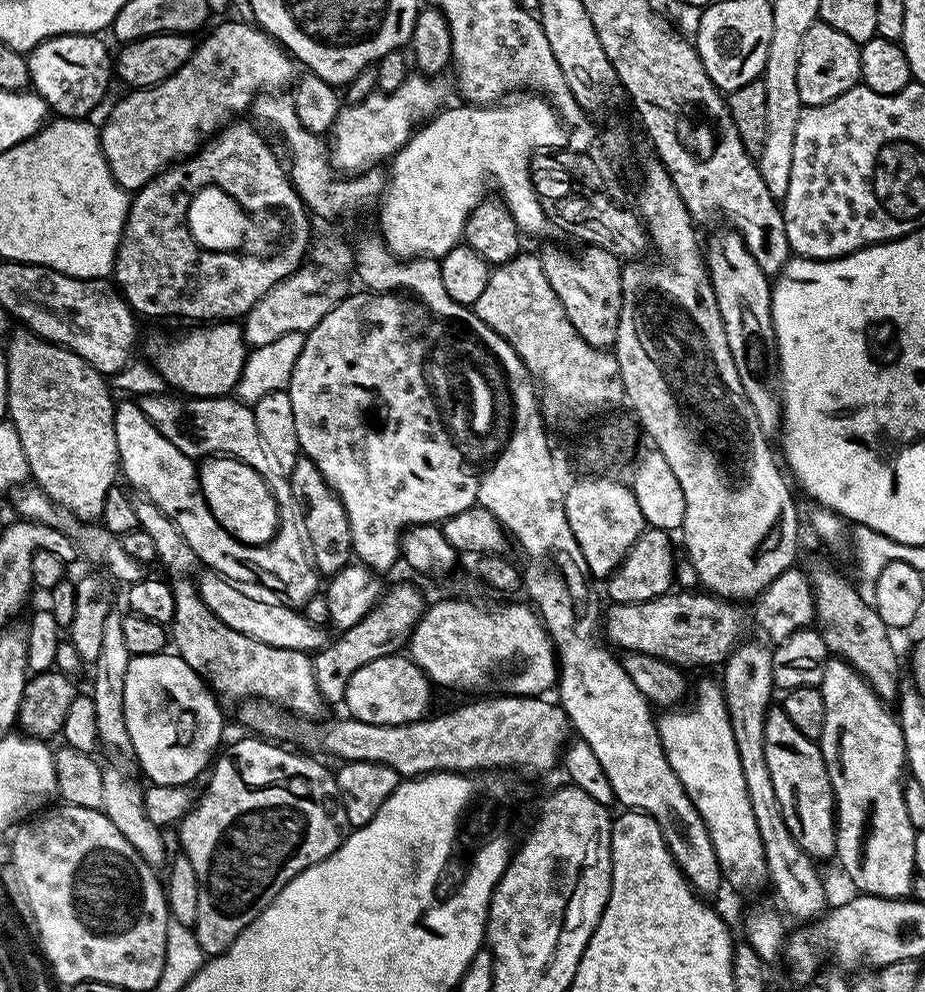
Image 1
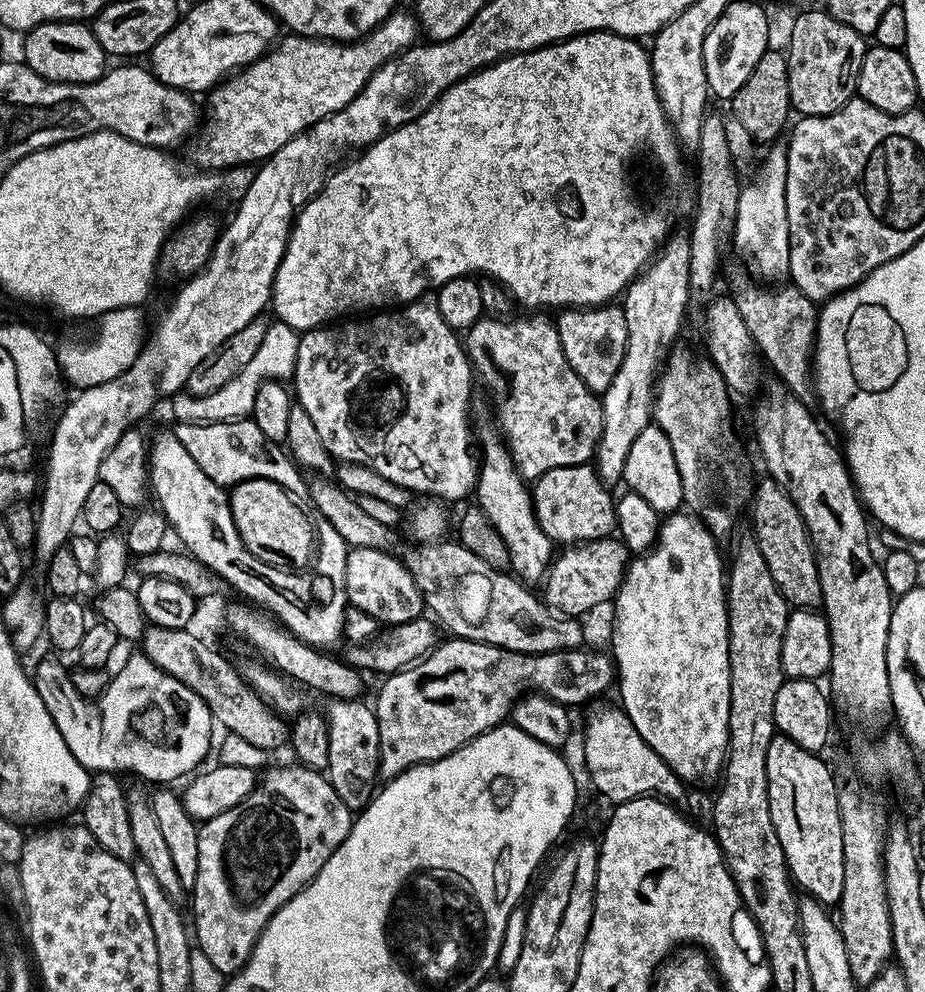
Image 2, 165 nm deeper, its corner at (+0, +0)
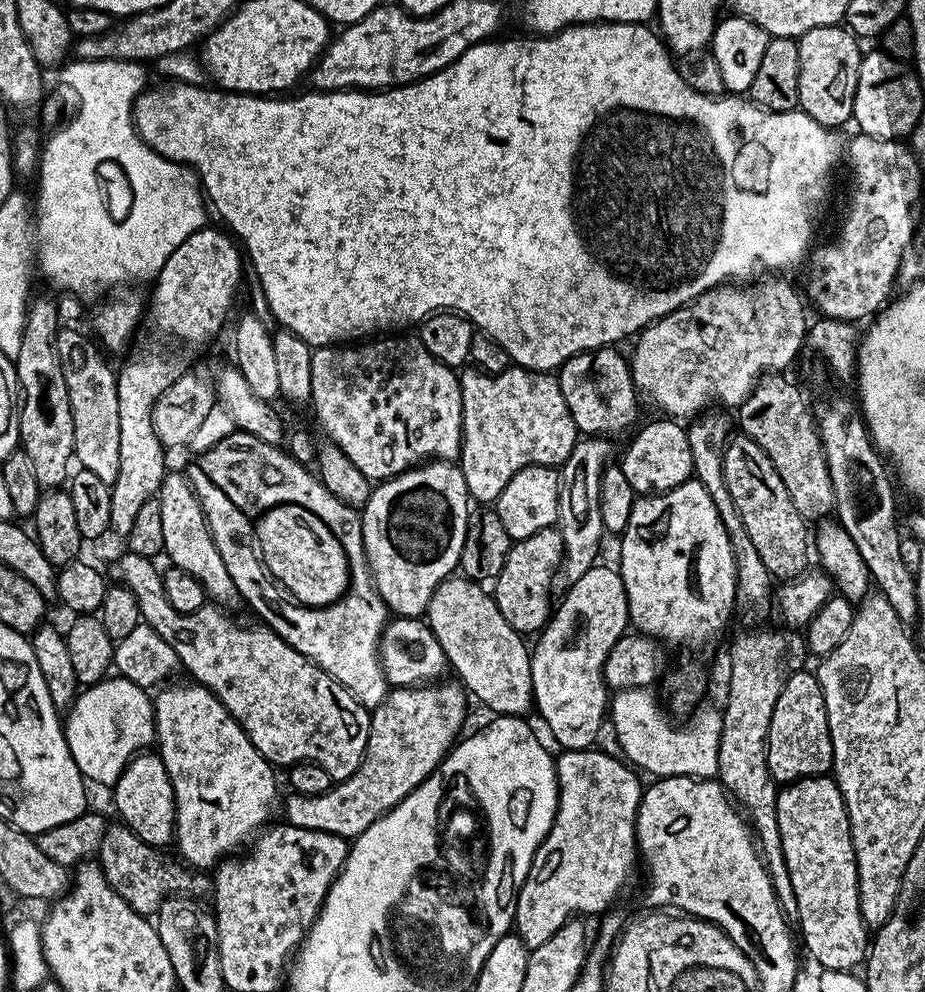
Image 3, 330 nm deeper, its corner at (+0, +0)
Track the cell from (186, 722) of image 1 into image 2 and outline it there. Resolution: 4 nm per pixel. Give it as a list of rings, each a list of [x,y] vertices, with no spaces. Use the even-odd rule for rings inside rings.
[[[143,654],[130,657],[121,666],[120,673],[111,677],[112,712],[99,708],[96,705],[99,703],[95,699],[78,694],[78,690],[74,690],[72,685],[69,669],[64,669],[56,660],[37,662],[34,683],[38,690],[38,698],[42,698],[42,703],[46,705],[46,714],[54,718],[54,726],[58,726],[58,734],[62,734],[62,742],[66,742],[70,754],[74,754],[76,761],[83,768],[87,768],[89,773],[133,772],[144,780],[153,780],[153,785],[164,786],[172,782],[168,780],[195,773],[201,767],[199,764],[208,756],[214,721],[206,702],[202,702],[202,698],[198,698],[198,694],[194,694],[190,686],[178,682],[170,674],[154,666],[154,662],[147,660]]]

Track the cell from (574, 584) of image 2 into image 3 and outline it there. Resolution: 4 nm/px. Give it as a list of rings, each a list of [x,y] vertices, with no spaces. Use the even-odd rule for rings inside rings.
[[[555,527],[543,528],[538,534],[530,534],[530,538],[513,543],[502,574],[495,578],[494,599],[502,618],[506,618],[516,632],[536,634],[548,623],[554,611],[552,580],[554,584],[563,558],[562,534]]]

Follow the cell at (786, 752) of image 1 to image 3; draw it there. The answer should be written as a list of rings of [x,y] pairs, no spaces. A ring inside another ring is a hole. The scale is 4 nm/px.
[[[831,775],[811,776],[795,780],[793,784],[785,784],[776,793],[778,798],[778,830],[782,834],[782,854],[786,858],[786,870],[790,870],[790,882],[794,882],[794,898],[798,898],[798,914],[800,922],[798,925],[798,936],[808,947],[808,952],[821,965],[821,969],[829,972],[846,972],[856,970],[865,963],[870,947],[870,929],[865,924],[860,907],[858,906],[858,866],[856,865],[856,855],[852,845],[852,835],[850,834],[850,822],[848,821],[848,811],[844,805],[844,799],[840,793],[840,787],[836,785],[835,779]]]

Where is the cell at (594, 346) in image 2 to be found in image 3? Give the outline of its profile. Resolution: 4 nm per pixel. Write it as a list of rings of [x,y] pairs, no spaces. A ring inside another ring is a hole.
[[[616,346],[596,348],[593,352],[579,352],[574,354],[558,369],[558,379],[562,398],[566,398],[566,406],[570,406],[570,414],[574,418],[577,429],[592,438],[608,438],[611,432],[624,432],[636,420],[636,400],[638,393],[636,383],[632,381],[632,370],[629,361],[620,353]]]

